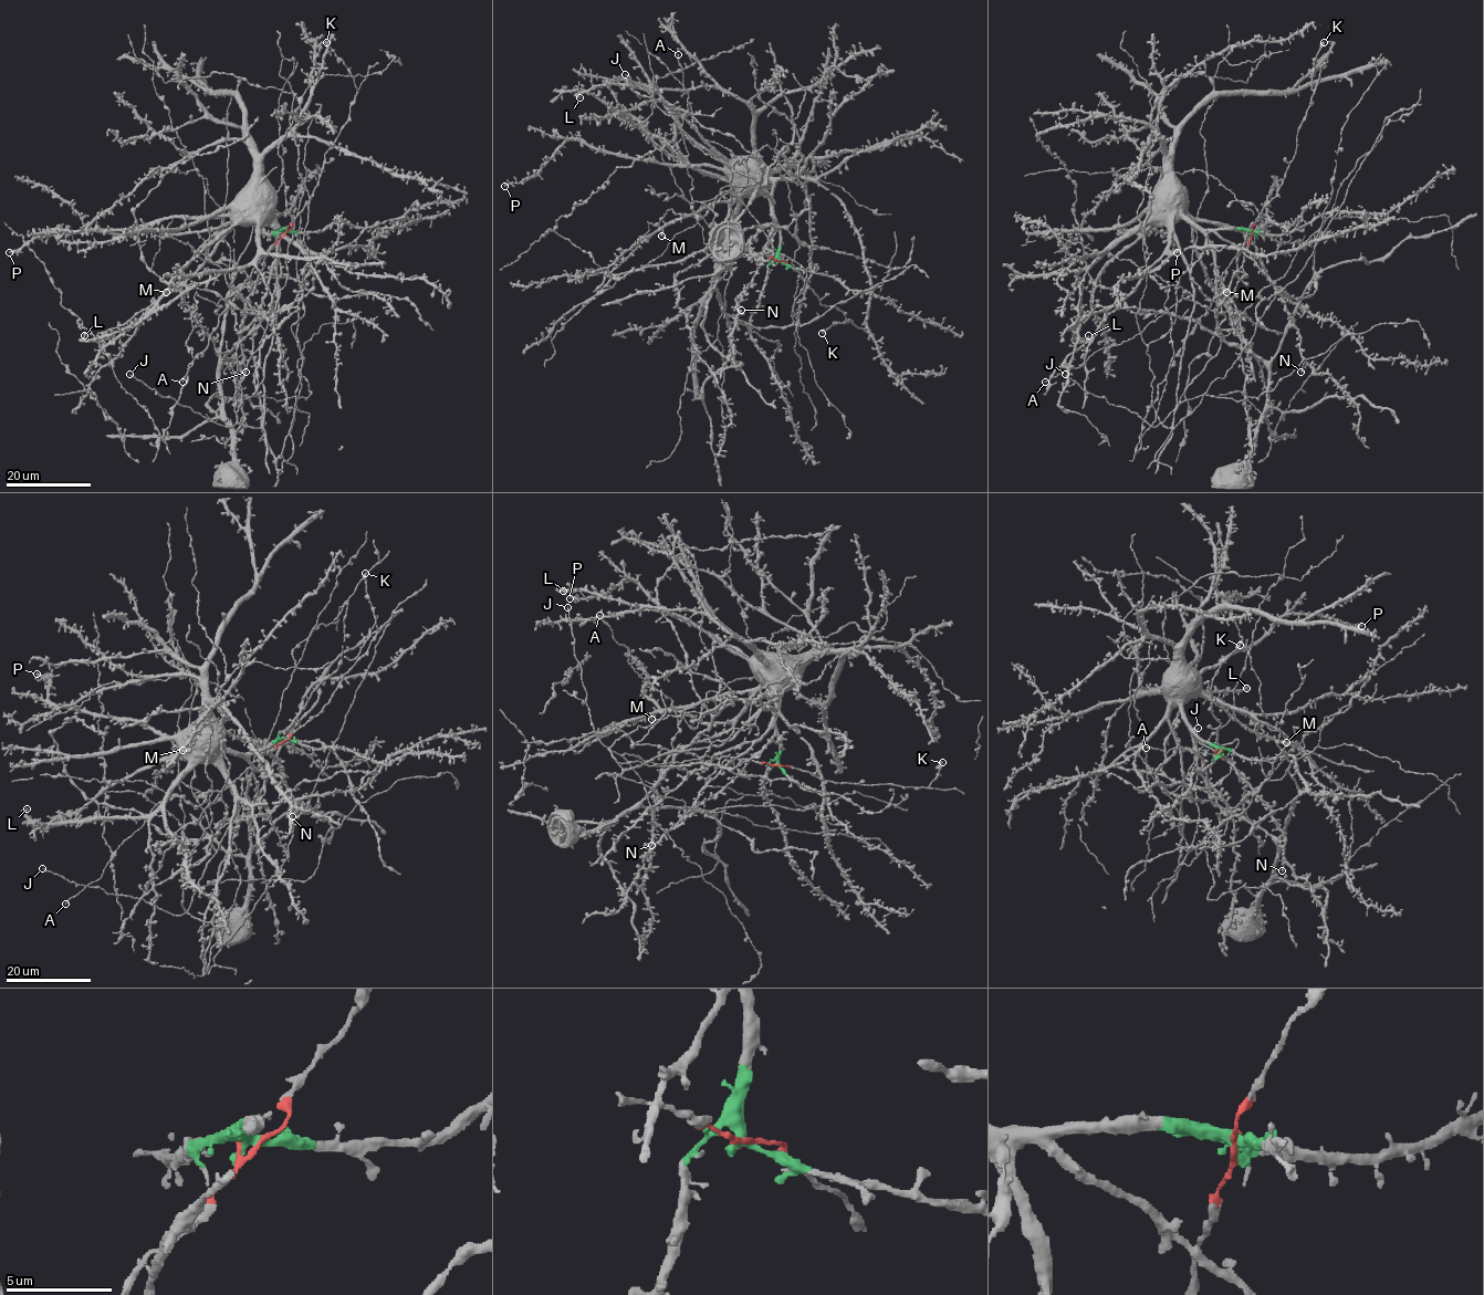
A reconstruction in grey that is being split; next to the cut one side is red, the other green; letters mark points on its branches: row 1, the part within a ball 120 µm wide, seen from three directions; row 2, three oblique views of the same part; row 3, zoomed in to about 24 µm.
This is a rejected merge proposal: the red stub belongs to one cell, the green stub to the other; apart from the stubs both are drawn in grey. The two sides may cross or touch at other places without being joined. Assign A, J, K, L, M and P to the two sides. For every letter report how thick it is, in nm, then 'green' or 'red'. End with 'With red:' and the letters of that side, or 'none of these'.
A: 160 nm thick; red
J: 130 nm thick; green
K: 400 nm thick; red
L: 220 nm thick; green
M: 440 nm thick; green
P: 340 nm thick; green
With red: A, K

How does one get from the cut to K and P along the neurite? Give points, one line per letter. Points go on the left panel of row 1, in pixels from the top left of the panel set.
K: (283, 231), (291, 228), (292, 220), (311, 198), (326, 152), (347, 121), (357, 91), (354, 76), (326, 42)
P: (283, 231), (268, 218), (162, 218), (125, 228), (46, 229), (9, 253)

